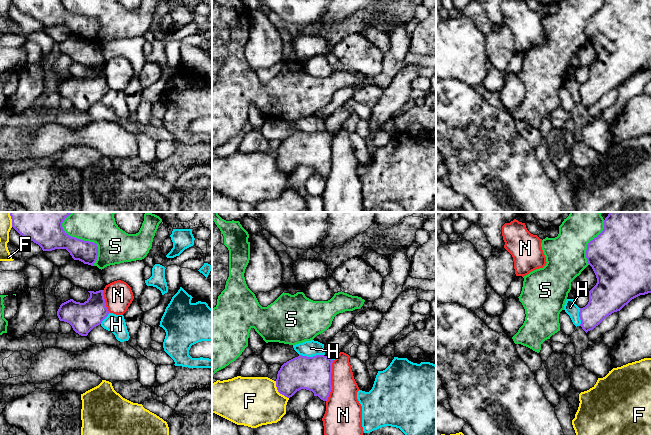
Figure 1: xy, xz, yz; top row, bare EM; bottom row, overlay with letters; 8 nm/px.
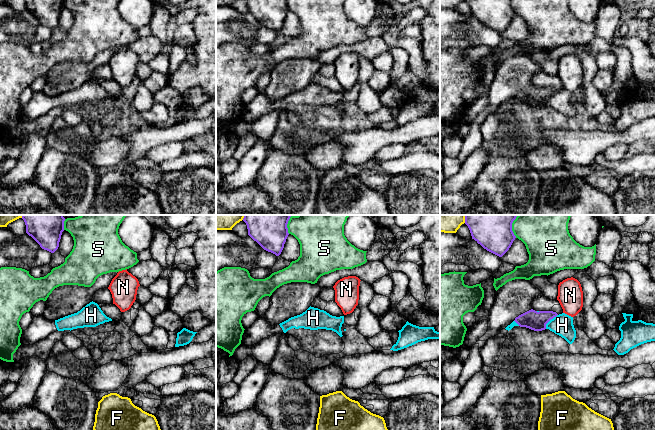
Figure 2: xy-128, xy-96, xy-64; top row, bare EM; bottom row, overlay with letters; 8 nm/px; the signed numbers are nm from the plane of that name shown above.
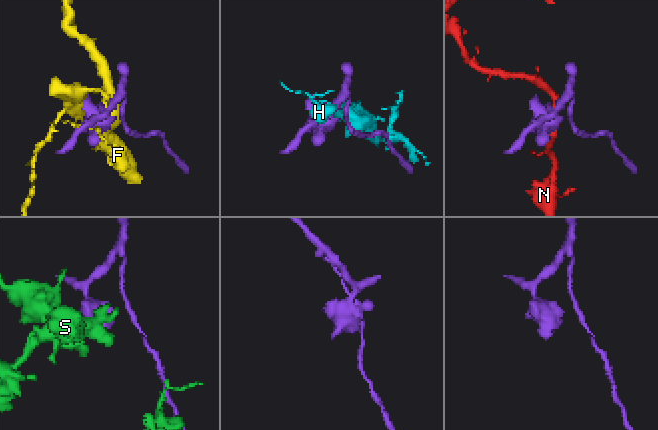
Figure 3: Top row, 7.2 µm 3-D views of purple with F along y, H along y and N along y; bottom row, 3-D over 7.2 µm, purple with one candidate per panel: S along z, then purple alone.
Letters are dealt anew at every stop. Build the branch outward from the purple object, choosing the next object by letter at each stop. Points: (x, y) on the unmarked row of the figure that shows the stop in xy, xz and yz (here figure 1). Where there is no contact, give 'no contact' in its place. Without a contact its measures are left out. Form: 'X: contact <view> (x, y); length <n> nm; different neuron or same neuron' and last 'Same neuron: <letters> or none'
F: contact xz (278, 167); length 180 nm; different neuron
H: contact xz (311, 133); length 200 nm; different neuron
N: contact xz (330, 157); length 340 nm; different neuron
S: contact xy (88, 17); length 420 nm; different neuron
Same neuron: none

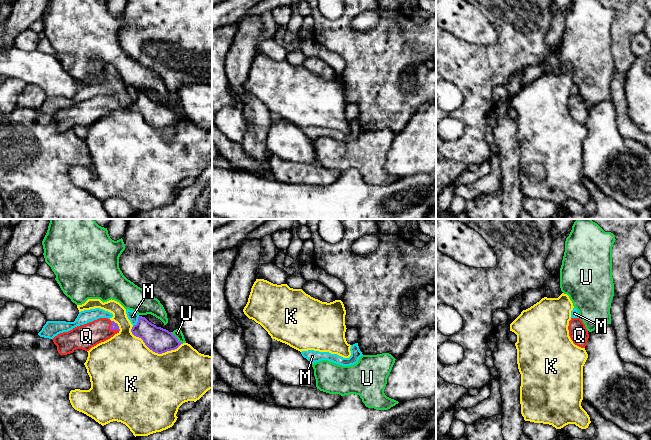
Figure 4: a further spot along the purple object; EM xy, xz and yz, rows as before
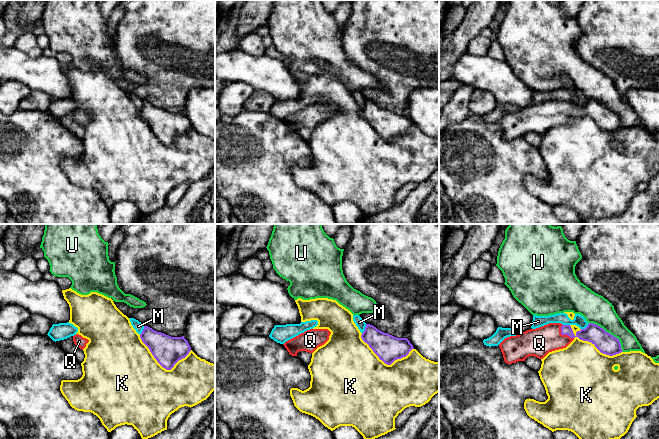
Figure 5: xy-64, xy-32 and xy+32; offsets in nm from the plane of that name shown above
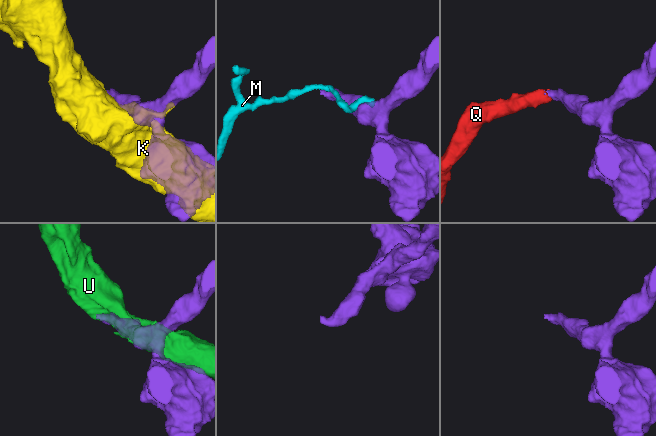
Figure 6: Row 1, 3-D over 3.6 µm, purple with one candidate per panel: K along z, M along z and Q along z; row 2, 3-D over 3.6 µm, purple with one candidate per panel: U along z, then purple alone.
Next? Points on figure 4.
K: contact xy (155, 128); length 440 nm; different neuron
M: contact xy (138, 97); length 100 nm; different neuron
Q: contact xy (111, 105); length 110 nm; same neuron
U: contact xy (176, 114); length 140 nm; different neuron
Same neuron: Q

